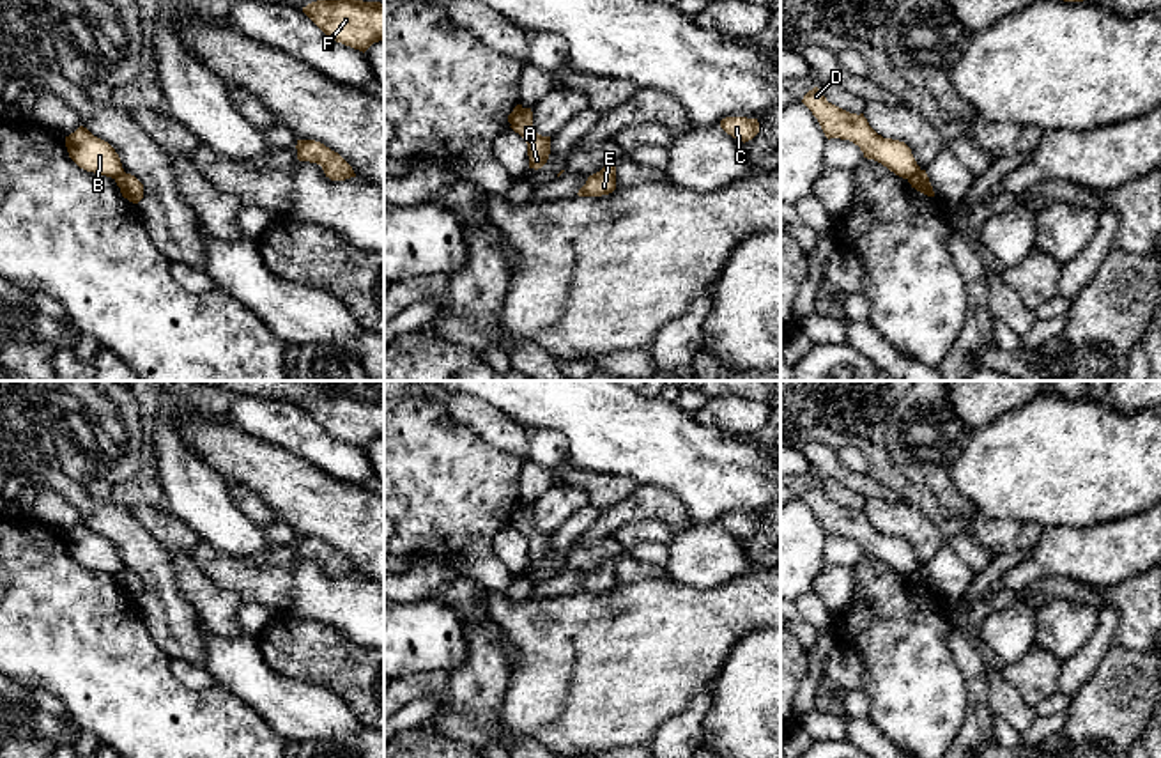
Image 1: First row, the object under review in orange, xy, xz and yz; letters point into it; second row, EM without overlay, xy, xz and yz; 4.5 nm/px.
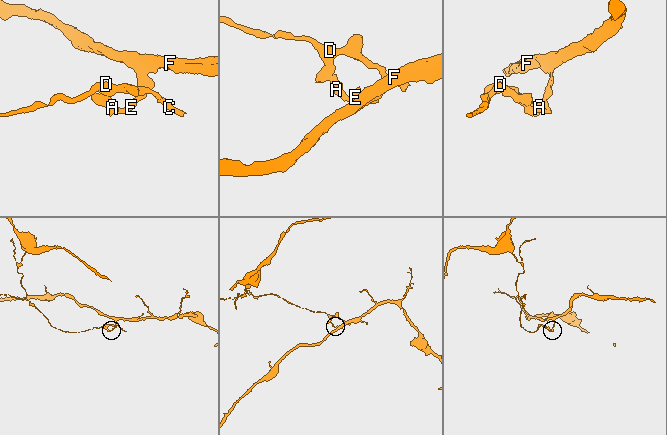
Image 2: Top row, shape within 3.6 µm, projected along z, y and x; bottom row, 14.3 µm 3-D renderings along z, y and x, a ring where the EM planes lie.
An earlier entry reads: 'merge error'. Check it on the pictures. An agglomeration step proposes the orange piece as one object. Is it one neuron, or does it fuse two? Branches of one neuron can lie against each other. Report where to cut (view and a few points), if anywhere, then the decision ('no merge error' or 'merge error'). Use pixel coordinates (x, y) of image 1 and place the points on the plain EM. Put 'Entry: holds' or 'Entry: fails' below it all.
cut yz (921, 567), (908, 576); merge error
Entry: holds

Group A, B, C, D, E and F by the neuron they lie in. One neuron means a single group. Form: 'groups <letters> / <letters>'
groups A E F / B C D

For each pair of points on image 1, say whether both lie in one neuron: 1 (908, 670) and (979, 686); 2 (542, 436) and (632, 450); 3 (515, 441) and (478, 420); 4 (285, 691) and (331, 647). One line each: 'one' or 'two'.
1: two
2: two
3: one
4: two

